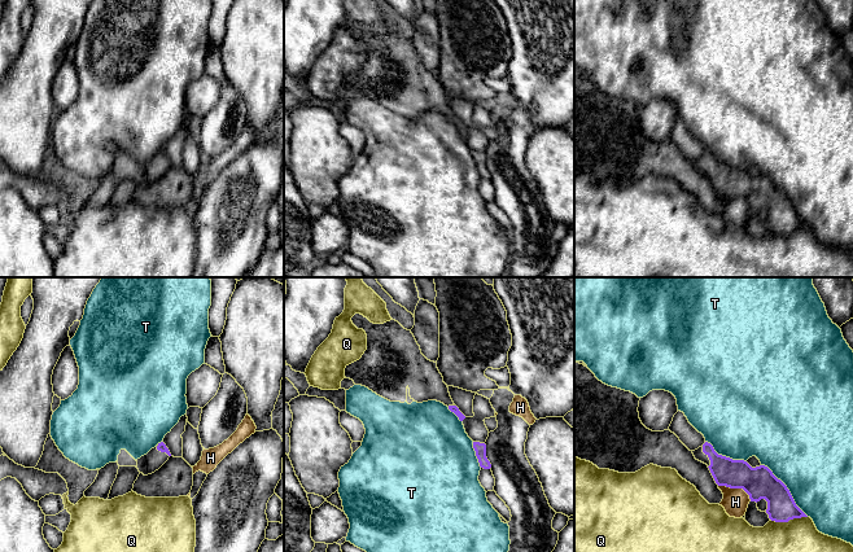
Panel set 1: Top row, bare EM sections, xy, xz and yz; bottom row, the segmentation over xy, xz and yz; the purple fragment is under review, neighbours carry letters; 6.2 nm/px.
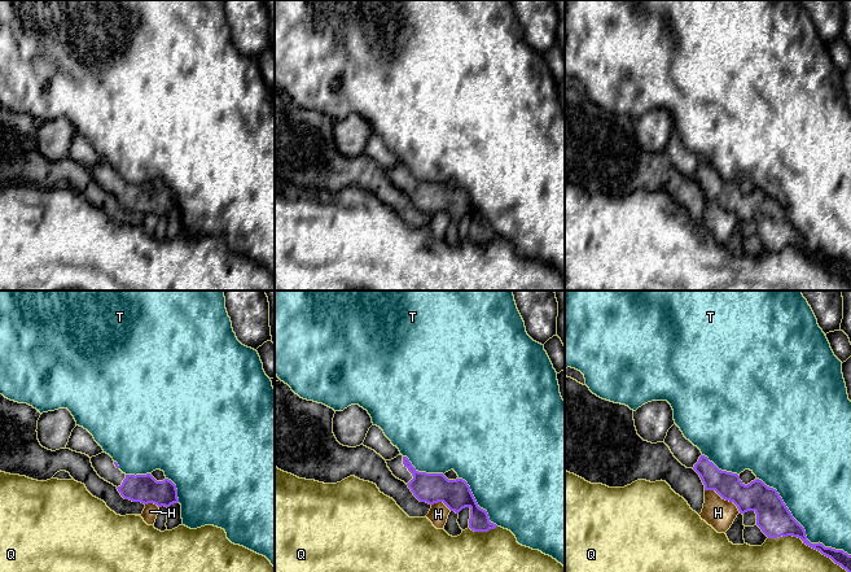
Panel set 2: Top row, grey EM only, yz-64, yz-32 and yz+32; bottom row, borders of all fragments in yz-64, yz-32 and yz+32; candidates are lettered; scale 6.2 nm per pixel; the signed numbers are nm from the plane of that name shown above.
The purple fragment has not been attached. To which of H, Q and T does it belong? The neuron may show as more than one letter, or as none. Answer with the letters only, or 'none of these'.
none of these

